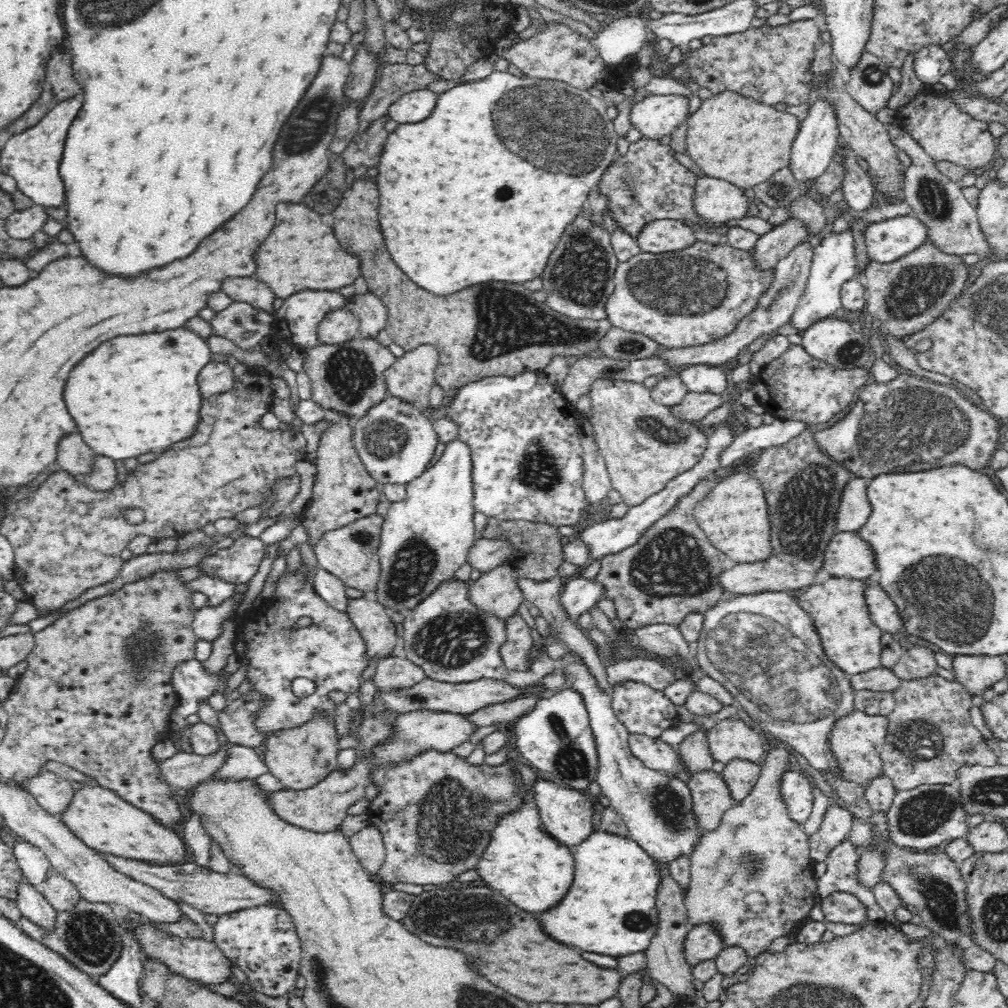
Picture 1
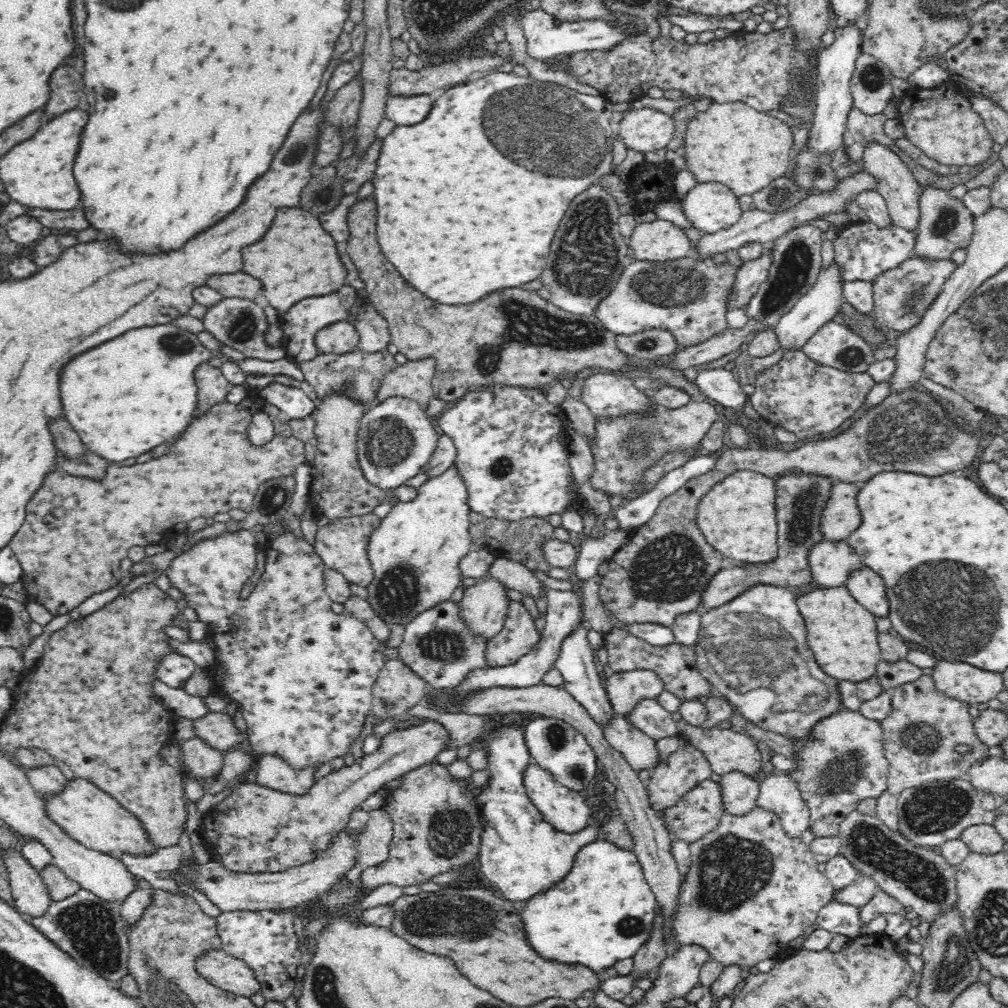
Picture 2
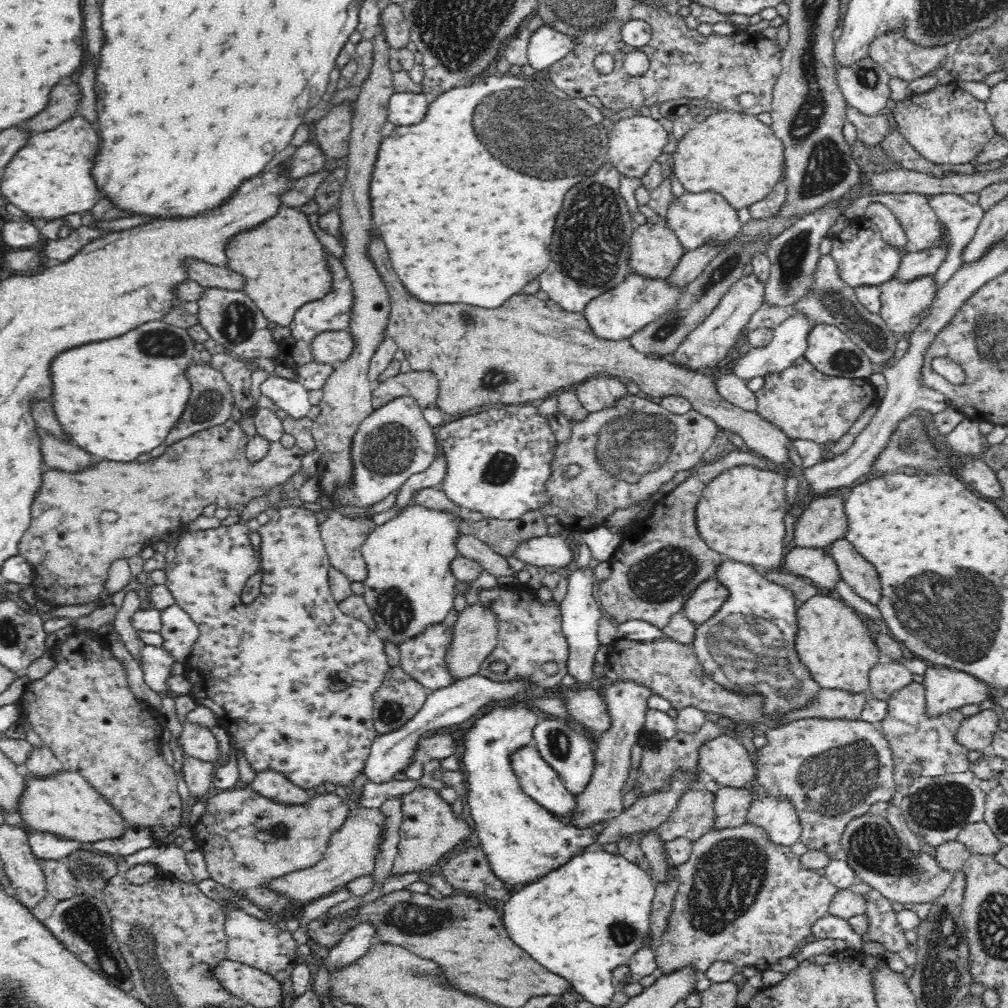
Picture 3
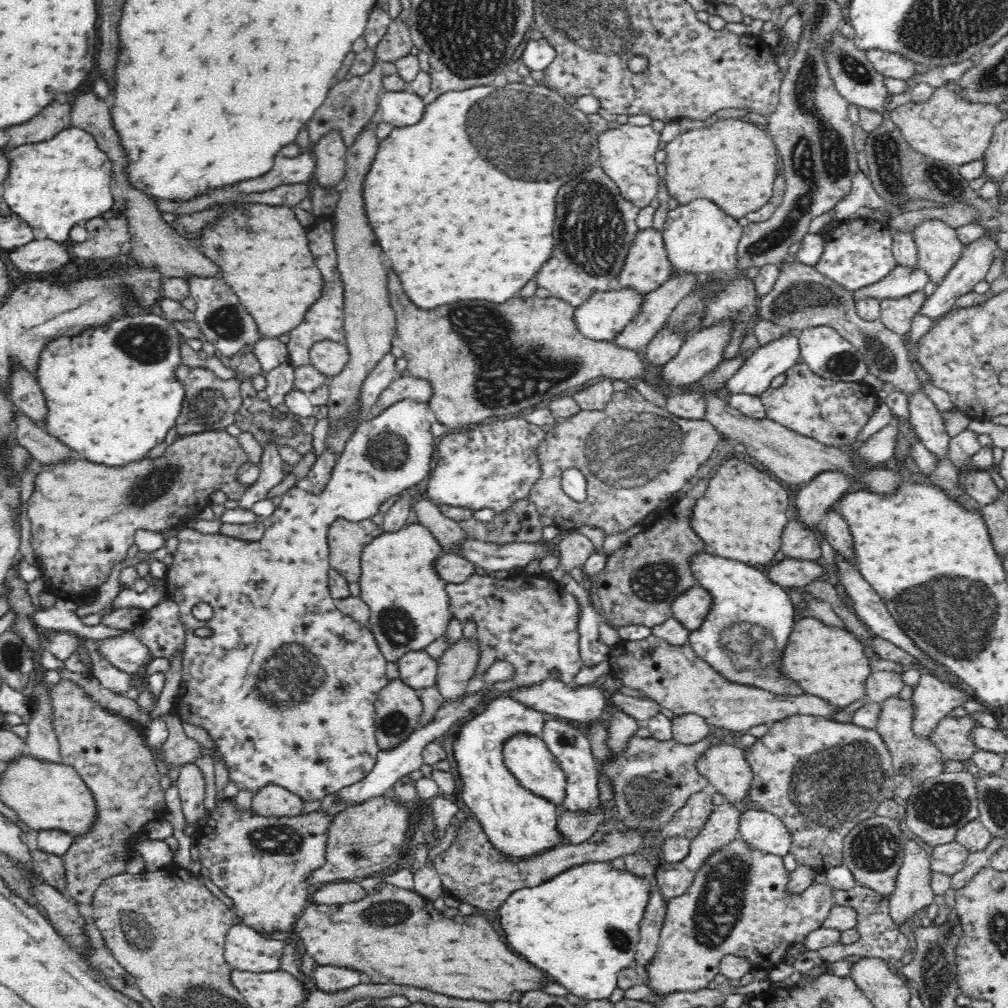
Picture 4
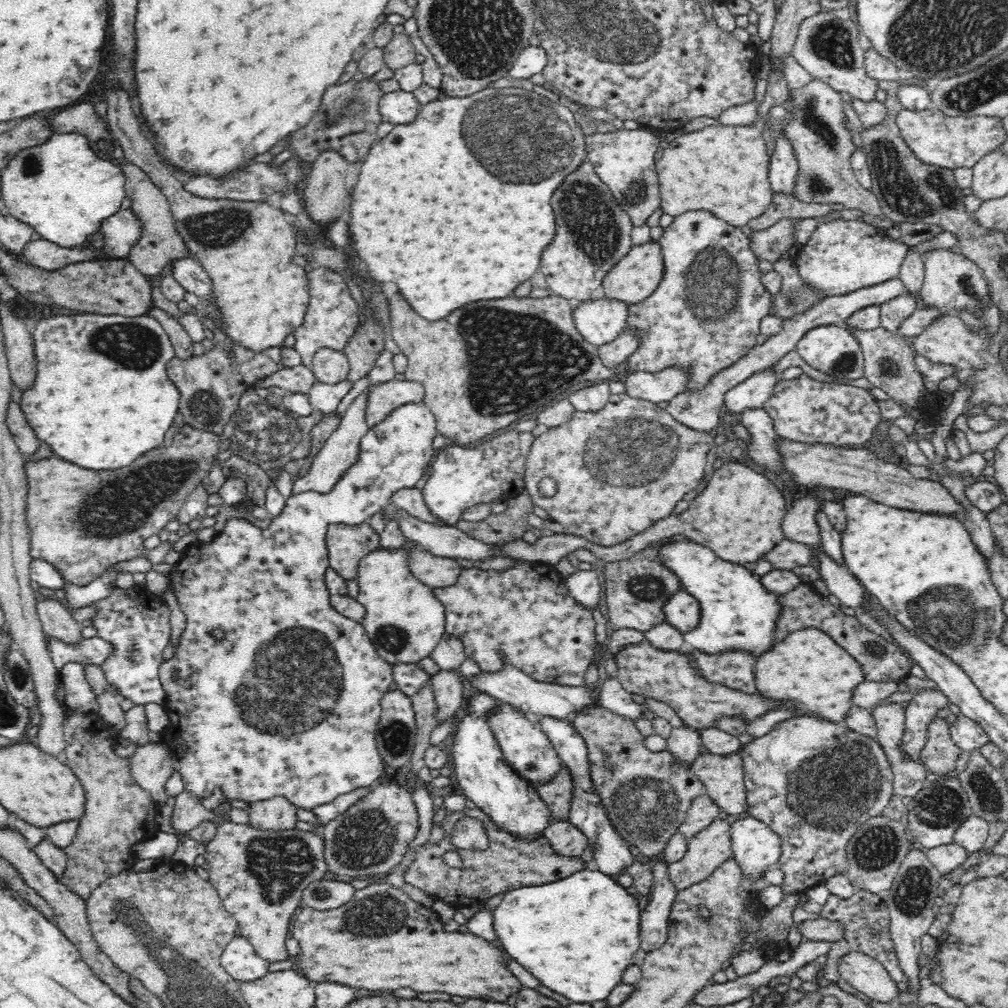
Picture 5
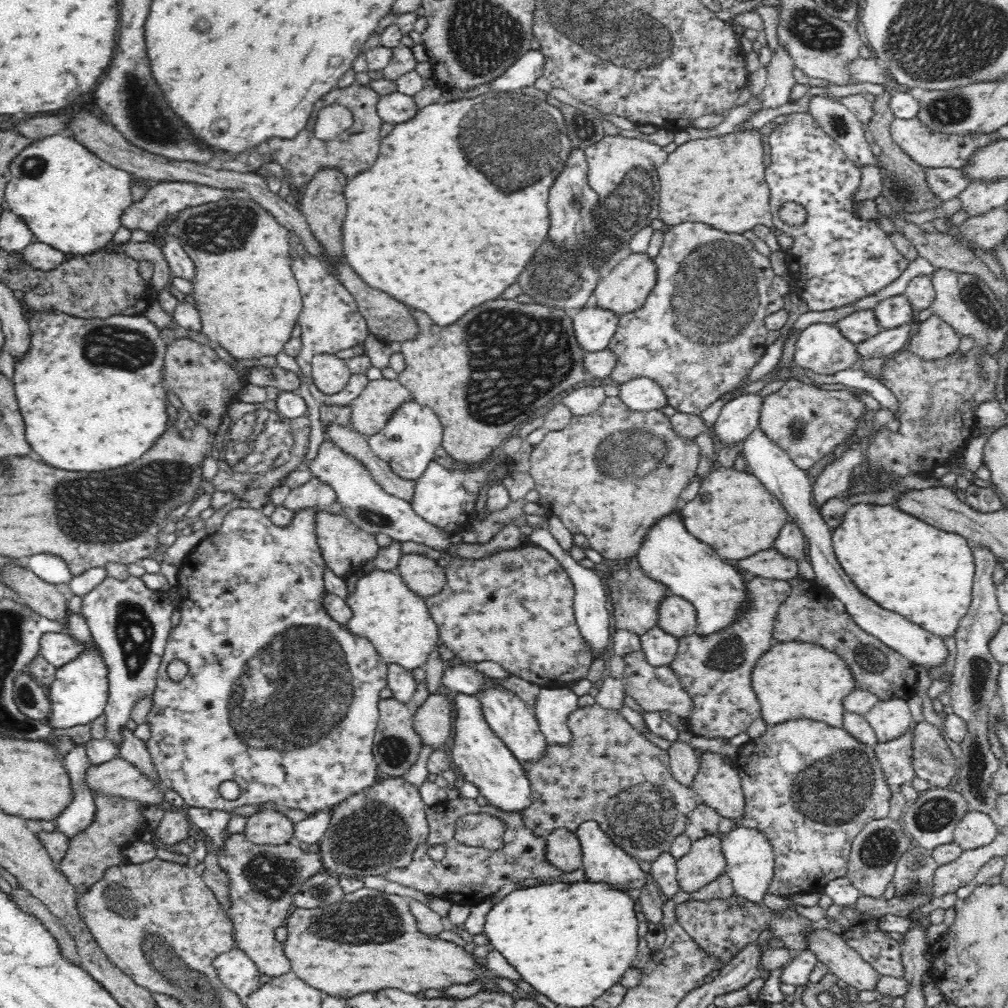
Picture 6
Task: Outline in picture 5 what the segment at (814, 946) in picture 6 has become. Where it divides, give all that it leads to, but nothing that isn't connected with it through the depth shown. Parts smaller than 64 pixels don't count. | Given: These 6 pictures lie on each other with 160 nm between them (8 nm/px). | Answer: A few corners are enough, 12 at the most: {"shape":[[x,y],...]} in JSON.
{"shape":[[852,951],[845,982],[869,1000],[898,1007],[898,982],[878,960]]}

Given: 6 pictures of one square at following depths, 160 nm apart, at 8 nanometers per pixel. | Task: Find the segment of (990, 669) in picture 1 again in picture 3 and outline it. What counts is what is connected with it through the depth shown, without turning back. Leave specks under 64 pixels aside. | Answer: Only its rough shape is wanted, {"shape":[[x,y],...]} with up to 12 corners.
{"shape":[[927,668],[931,716],[996,698],[964,669]]}

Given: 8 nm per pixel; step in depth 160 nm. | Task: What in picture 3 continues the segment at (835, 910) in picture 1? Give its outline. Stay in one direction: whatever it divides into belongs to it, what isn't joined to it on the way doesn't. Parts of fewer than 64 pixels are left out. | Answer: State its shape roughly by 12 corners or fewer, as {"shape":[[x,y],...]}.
{"shape":[[826,913],[811,928],[812,937],[843,940],[859,950],[862,935],[846,917]]}

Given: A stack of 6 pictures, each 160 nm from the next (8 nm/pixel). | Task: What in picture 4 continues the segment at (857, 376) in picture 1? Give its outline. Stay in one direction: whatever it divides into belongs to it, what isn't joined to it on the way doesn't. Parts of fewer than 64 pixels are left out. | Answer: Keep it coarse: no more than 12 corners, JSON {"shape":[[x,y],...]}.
{"shape":[[802,360],[759,394],[765,416],[824,446],[856,445],[880,404]]}

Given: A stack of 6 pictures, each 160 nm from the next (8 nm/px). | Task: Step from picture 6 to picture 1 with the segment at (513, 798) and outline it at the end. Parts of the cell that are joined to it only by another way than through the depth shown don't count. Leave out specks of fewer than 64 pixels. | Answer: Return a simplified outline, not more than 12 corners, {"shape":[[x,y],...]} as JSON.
{"shape":[[526,800],[505,815],[475,870],[531,914],[570,890],[568,846]]}

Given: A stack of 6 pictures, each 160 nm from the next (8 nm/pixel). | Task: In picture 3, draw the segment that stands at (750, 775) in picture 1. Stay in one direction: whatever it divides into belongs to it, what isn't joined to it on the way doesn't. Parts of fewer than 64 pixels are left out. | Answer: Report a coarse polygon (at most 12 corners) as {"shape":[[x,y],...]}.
{"shape":[[722,785],[715,793],[715,827],[745,824],[749,786]]}

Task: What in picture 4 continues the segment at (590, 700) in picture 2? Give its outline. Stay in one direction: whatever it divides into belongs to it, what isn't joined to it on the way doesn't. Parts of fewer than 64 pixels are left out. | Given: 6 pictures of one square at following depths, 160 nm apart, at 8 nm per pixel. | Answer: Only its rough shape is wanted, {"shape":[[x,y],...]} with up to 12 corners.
{"shape":[[564,574],[559,582],[577,604],[578,650],[583,666],[608,660],[599,639],[602,622],[592,596]]}

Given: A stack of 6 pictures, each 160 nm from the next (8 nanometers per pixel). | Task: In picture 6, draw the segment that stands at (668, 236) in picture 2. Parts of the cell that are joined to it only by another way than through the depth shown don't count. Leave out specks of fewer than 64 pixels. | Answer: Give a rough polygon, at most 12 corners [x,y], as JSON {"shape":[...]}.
{"shape":[[630,254],[600,276],[597,305],[640,308],[657,282],[655,260]]}

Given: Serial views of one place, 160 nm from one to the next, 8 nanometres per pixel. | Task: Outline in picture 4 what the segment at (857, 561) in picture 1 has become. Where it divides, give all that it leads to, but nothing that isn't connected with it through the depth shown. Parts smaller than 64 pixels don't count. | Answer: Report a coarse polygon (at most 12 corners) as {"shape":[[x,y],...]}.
{"shape":[[785,557],[770,579],[786,589],[820,579],[821,560]]}

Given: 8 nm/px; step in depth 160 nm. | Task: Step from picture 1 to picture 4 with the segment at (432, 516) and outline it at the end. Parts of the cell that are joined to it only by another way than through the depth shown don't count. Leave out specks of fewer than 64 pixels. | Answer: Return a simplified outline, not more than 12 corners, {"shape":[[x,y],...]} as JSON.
{"shape":[[414,518],[362,548],[360,596],[388,662],[447,632],[444,553]]}

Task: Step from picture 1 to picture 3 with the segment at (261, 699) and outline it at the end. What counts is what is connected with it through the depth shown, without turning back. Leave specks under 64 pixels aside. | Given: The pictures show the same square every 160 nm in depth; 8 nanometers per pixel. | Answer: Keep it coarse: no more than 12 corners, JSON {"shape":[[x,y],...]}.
{"shape":[[178,716],[178,743],[185,756],[216,761],[220,740],[200,722]]}

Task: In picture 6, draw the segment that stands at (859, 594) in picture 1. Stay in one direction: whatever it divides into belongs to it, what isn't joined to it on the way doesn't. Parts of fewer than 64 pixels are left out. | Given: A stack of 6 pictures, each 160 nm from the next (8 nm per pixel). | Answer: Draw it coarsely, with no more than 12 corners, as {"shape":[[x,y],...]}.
{"shape":[[780,641],[751,682],[767,725],[843,726],[857,678],[816,641]]}

